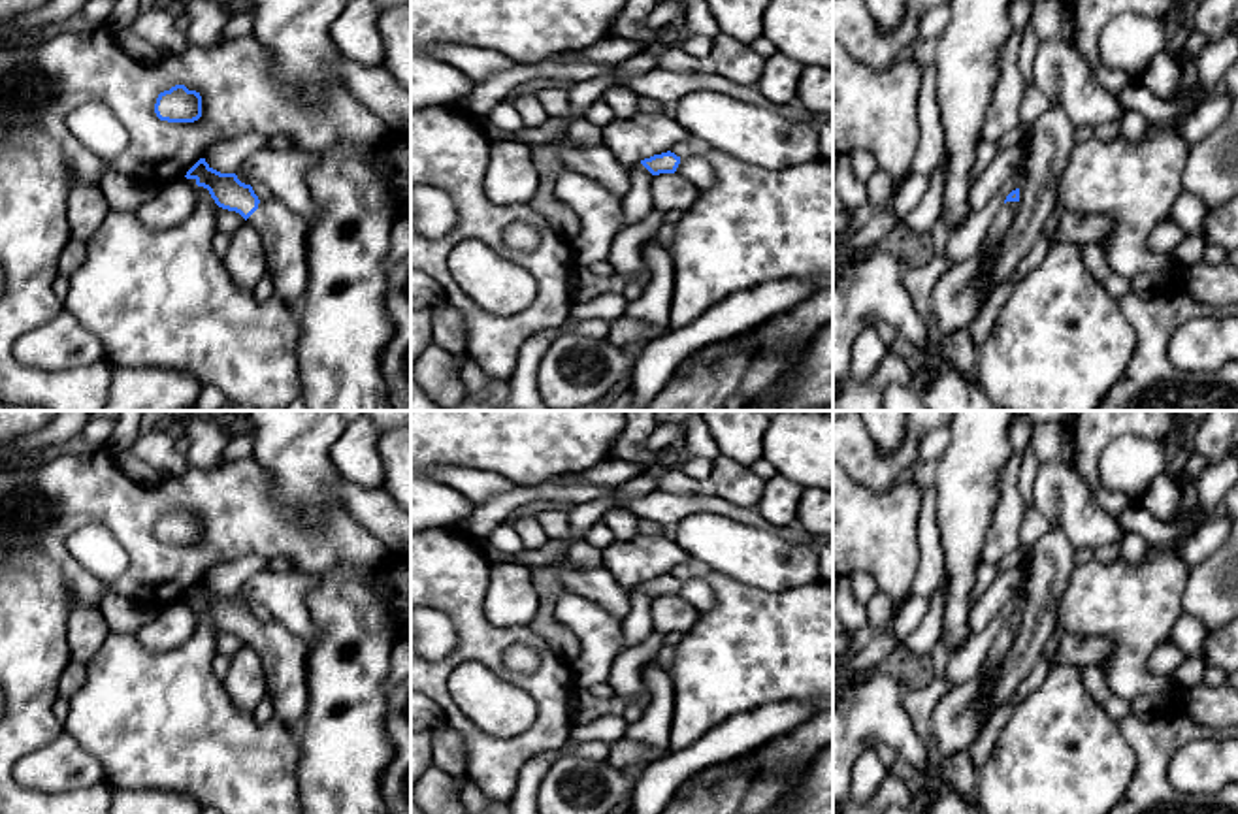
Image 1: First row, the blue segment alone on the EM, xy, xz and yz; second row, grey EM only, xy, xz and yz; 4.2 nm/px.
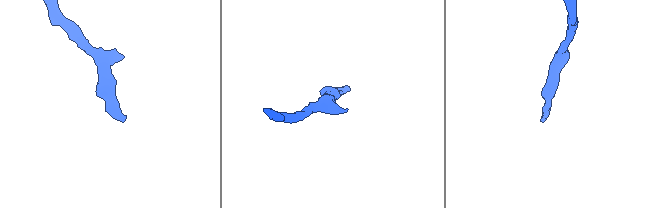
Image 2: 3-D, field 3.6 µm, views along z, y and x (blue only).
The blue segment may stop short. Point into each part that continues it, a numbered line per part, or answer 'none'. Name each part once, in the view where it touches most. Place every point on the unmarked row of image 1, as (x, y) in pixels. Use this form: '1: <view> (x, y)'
1: xy (283, 654)

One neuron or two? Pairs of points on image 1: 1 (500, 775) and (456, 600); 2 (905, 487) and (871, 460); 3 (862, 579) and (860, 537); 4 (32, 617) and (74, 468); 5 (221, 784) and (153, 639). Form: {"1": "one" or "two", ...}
{"1": "one", "2": "two", "3": "two", "4": "one", "5": "two"}

